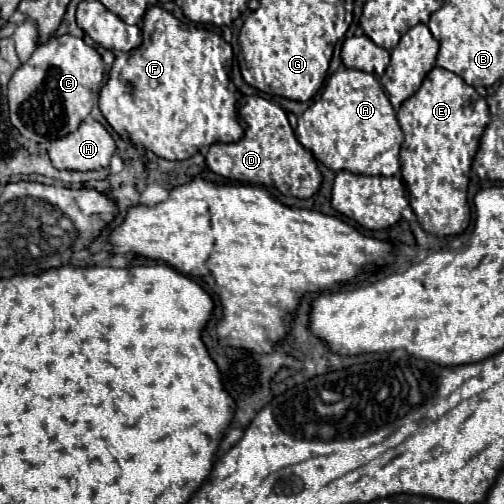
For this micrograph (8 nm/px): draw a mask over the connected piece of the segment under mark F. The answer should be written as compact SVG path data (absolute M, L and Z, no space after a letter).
M150 6L144 14L144 24L142 24L142 46L126 52L126 54L116 54L114 66L110 70L108 82L102 86L100 90L100 110L104 114L104 118L108 120L108 124L114 128L114 132L124 140L134 144L136 148L144 148L148 152L154 152L160 158L166 160L186 160L192 158L194 154L202 152L204 148L218 144L218 142L238 142L244 136L242 126L238 124L238 116L236 116L236 86L230 80L230 66L232 66L232 46L221 35L204 28L192 28L192 26L184 26L178 18L174 18L170 12L162 10L160 6Z

